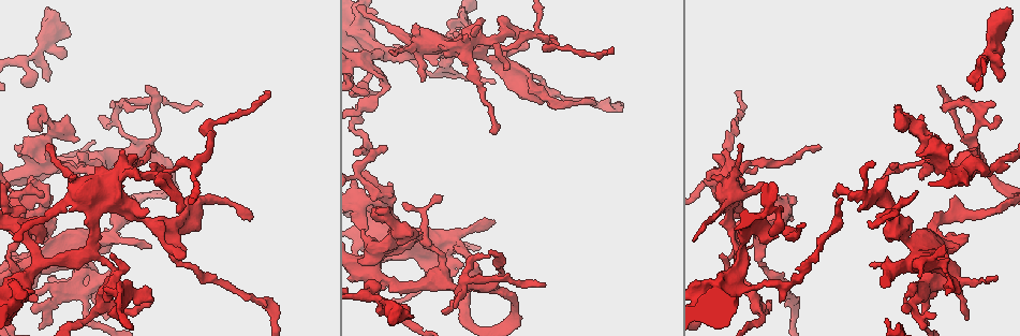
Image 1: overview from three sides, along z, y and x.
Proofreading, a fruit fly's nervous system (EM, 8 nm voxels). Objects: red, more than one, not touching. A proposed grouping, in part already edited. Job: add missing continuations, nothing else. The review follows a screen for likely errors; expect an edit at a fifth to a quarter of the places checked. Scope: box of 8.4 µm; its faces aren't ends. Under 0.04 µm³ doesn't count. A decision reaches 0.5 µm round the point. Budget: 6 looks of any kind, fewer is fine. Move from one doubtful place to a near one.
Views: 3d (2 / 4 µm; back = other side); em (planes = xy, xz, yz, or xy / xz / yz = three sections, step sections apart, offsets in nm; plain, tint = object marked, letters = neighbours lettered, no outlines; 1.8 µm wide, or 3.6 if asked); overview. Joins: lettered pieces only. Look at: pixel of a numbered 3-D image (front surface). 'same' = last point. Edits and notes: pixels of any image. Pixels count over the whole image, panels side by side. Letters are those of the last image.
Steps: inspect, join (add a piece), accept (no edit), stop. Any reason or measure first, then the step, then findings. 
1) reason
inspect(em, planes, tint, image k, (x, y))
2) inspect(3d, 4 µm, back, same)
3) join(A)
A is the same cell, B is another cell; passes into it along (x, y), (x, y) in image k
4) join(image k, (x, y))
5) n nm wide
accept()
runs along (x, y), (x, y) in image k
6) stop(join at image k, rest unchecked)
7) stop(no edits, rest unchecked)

thin end
inspect(em, planes, tint, image 1, (112, 102))

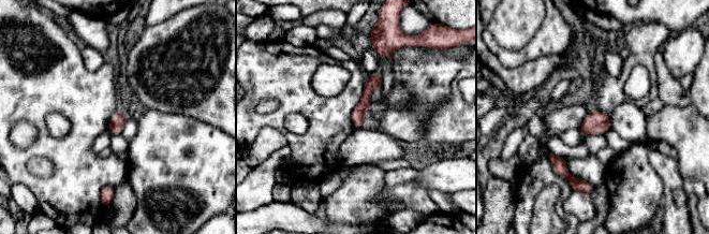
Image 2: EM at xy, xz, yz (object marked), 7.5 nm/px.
inspect(em, planes, letters, same)

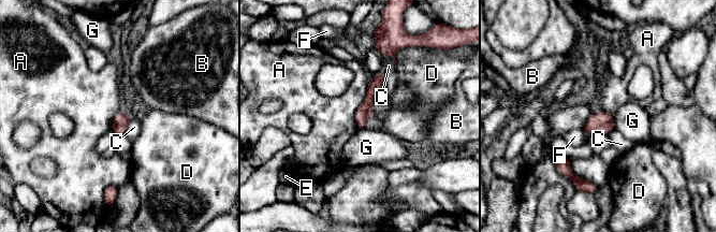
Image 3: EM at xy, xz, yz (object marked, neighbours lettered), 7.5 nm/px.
A touches over 380 nm
accept()
A, B, C, D, E, F and G are other cells; runs along (381, 75), (370, 91), (361, 125) in image 3; none of them fits

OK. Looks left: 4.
narrows sharply
inspect(3d, 4 µm, image 1, (18, 198))

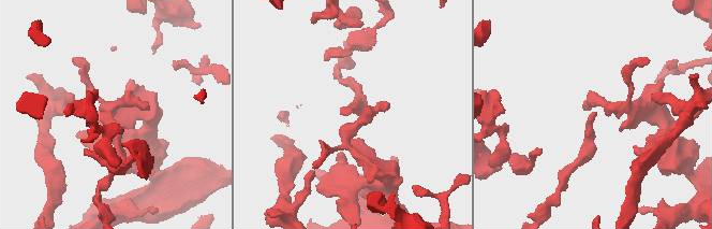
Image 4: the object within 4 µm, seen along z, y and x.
now the EM
inspect(em, planes, tint, image 4, (604, 110))

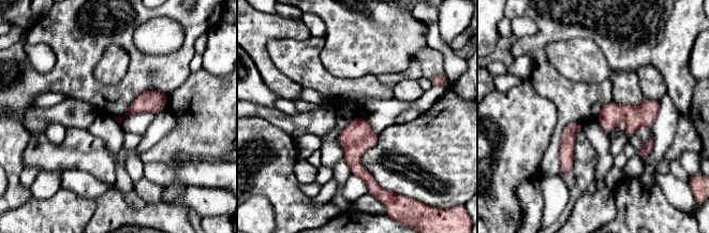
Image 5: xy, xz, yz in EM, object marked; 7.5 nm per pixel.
inspect(em, planes, letters, same)

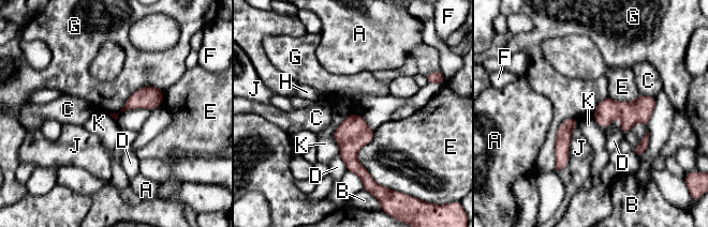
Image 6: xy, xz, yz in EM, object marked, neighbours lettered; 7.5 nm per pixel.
G touches over 440 nm
accept()
A, B, C, D, E, F, G, H, J and K are other cells; border along (352, 114), (342, 121), (333, 134) in image 6; none of them fits

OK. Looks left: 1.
stop(no edits, rest unchecked)

